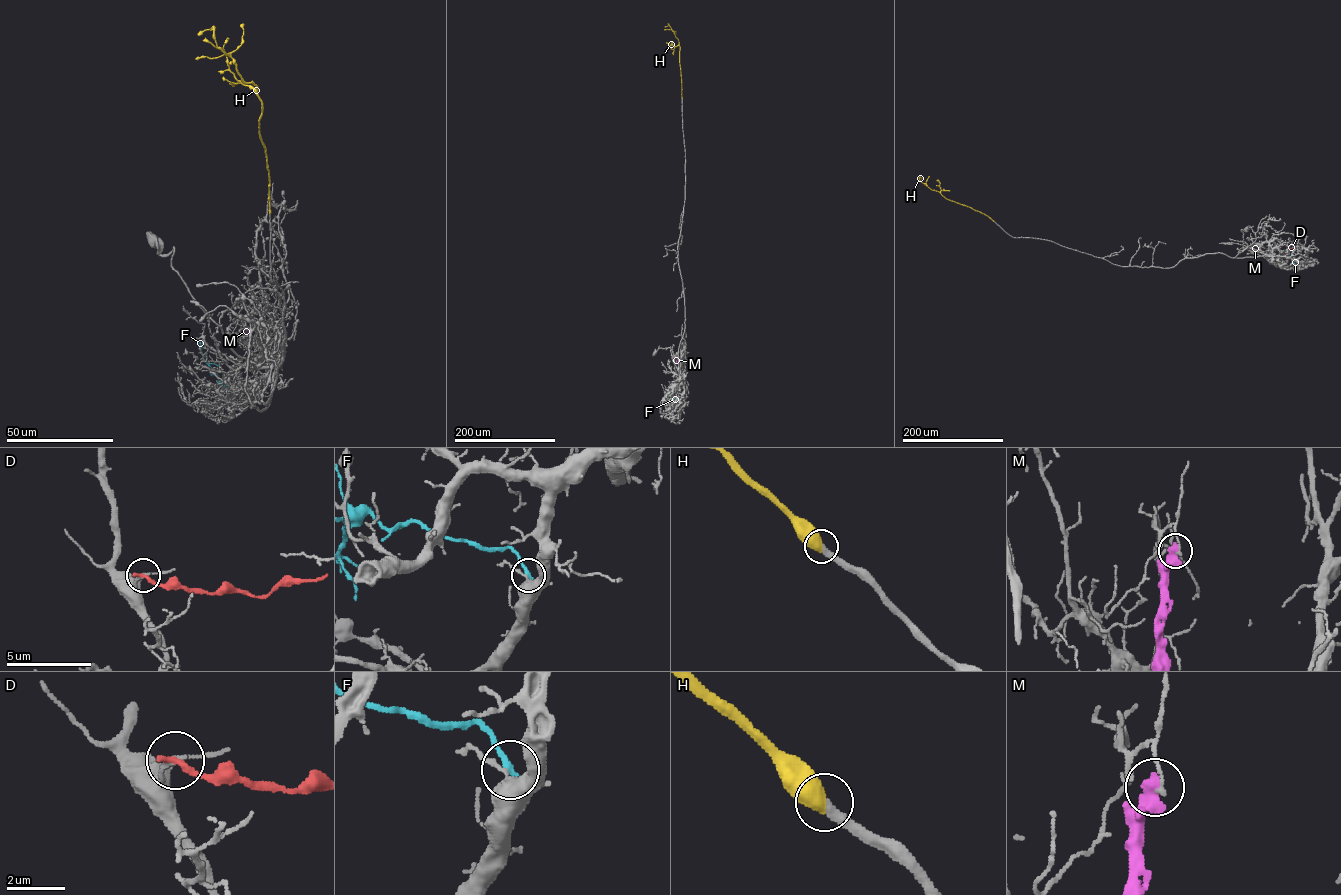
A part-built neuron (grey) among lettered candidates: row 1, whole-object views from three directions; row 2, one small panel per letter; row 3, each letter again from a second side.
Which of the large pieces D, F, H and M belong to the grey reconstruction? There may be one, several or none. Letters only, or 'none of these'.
H

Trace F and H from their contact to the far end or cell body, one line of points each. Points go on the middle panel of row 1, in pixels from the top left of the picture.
F: (677, 399), (669, 400), (665, 393)
H: (682, 98), (679, 42), (668, 24), (665, 27)

